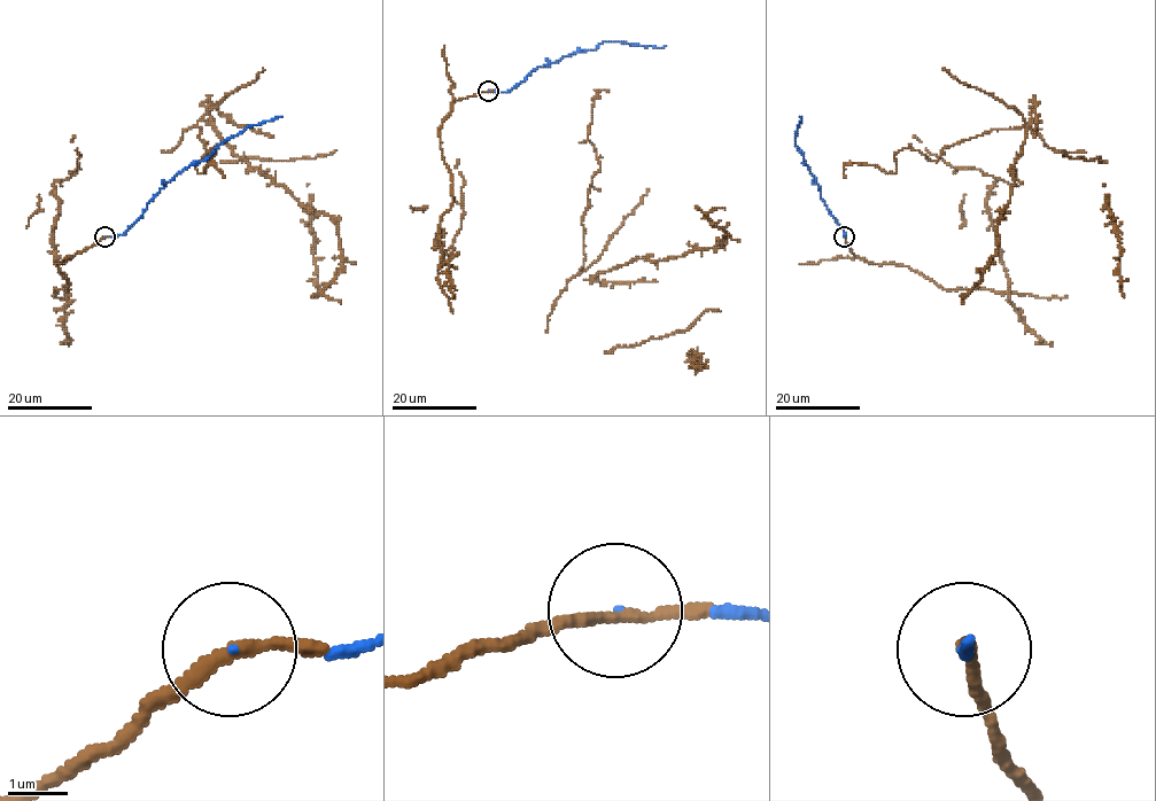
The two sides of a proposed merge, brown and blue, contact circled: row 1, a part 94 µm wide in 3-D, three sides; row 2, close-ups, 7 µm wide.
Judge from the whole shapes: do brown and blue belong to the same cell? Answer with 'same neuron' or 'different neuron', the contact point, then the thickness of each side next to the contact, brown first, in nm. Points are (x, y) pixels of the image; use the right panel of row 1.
same neuron; at (844, 236); 200 nm thick on the brown side, 40 nm on the other

